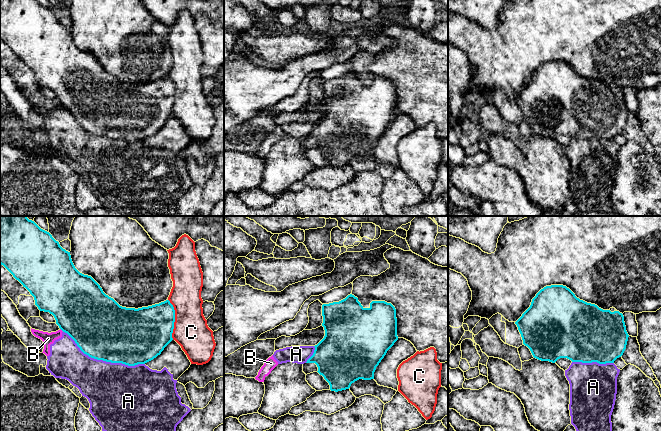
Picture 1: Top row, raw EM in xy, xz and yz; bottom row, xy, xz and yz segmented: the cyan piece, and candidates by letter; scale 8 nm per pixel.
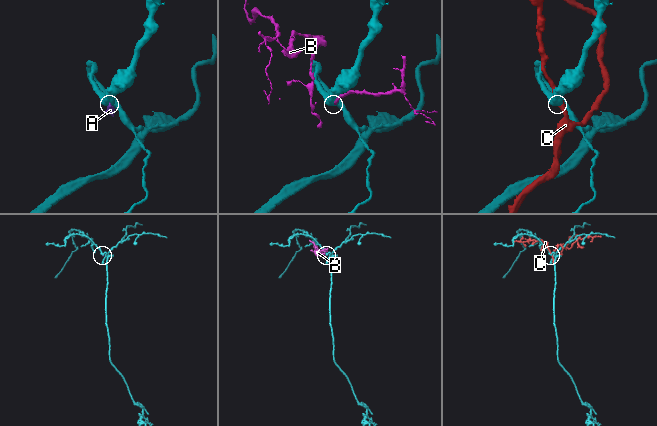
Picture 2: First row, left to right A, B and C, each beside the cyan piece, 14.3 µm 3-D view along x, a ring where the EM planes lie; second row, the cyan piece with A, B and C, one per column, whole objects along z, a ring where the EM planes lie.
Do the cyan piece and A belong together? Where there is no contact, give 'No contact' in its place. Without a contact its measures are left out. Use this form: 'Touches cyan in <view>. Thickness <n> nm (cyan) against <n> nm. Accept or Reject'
Touches cyan in xy. Thickness 480 nm (cyan) against 440 nm. Reject

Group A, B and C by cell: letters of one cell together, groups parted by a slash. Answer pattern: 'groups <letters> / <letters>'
groups A B / C

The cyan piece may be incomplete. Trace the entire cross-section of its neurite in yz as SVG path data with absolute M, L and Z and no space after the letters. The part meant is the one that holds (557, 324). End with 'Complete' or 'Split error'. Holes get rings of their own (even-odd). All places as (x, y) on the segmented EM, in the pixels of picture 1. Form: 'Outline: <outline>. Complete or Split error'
Outline: M551 285L541 289L532 299L530 307L515 324L521 334L523 344L530 349L533 357L552 363L560 358L582 363L614 363L617 358L623 355L629 337L622 313L603 310L595 304L580 300L569 288L563 285Z. Complete

